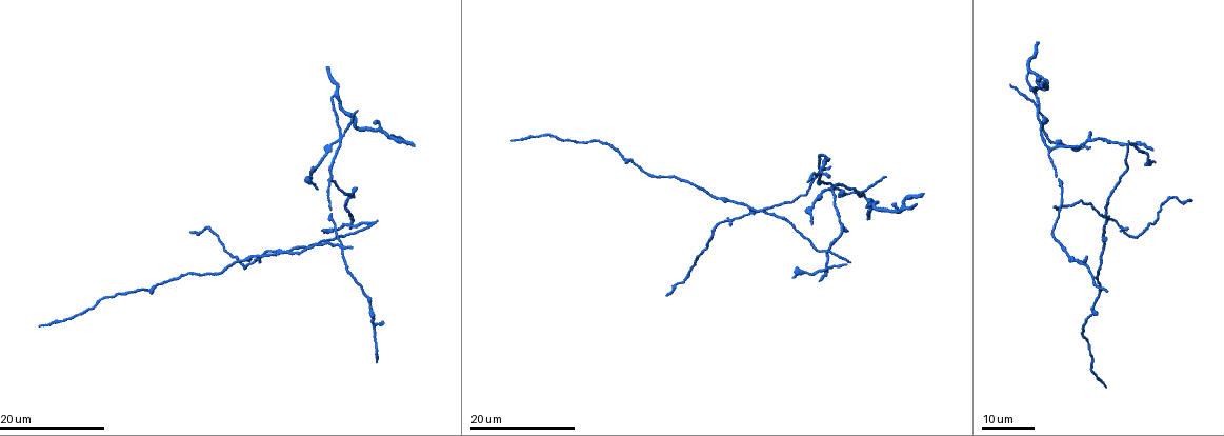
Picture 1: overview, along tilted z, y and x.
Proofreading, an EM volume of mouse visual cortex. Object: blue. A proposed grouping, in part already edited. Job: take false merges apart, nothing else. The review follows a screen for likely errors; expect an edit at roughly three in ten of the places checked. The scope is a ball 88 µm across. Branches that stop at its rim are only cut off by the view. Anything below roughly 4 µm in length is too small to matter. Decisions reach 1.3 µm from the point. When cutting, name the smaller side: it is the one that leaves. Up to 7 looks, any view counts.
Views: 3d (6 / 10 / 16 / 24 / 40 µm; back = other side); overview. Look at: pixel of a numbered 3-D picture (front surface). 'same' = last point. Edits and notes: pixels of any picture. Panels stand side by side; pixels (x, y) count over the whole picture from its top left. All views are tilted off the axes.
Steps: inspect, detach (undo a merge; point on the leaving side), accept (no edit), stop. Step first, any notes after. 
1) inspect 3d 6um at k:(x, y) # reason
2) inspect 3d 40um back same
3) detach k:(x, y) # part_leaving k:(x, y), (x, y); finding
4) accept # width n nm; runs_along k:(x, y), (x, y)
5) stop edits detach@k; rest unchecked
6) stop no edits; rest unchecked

inspect 3d 16um at 1:(350, 193) # three-way junction

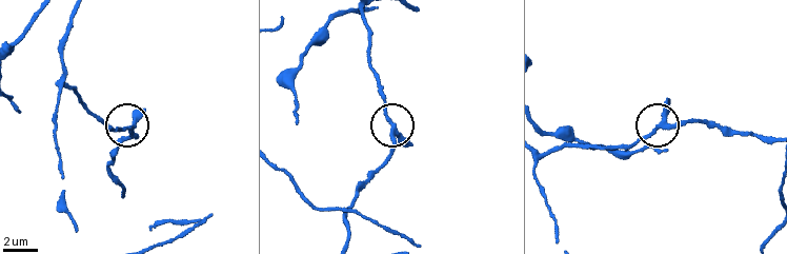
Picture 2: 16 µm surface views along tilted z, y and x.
inspect 3d 10um at 2:(125, 126) # zoom in

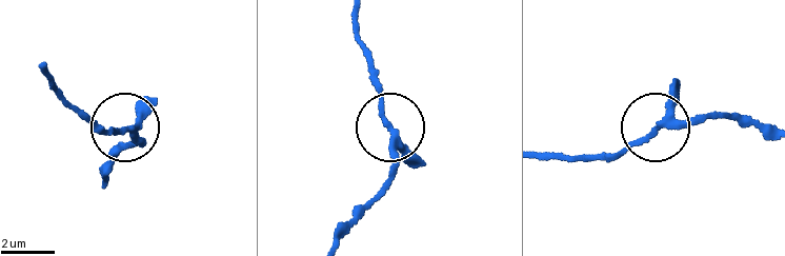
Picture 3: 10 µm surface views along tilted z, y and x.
accept # runs_along 3:(544, 154), (616, 156), (663, 125), (722, 115); continuous, no second neuron

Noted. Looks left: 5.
inspect 3d 16um at 1:(1062, 206) # looks like a crossing

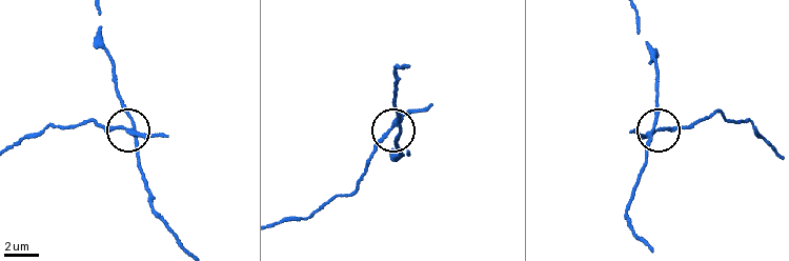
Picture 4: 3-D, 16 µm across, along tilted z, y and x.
inspect 3d 6um at 4:(400, 124)

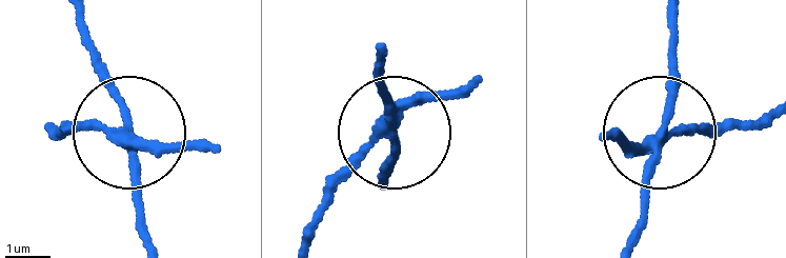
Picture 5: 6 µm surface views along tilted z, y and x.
detach 5:(188, 141) # part_leaving 5:(126, 136), (48, 131); two neurons meet here

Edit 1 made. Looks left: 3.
inspect 3d 16um at 1:(342, 134) # thin arm on a thick one

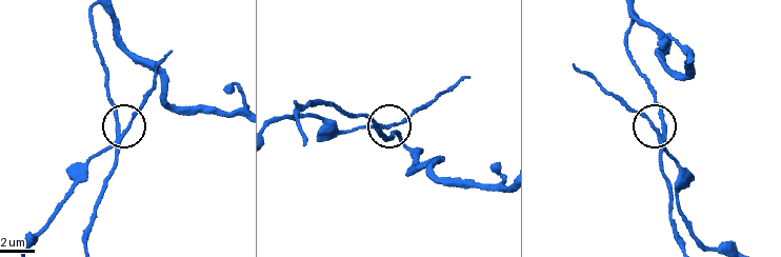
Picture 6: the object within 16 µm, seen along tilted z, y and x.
inspect 3d 6um at 6:(120, 133)

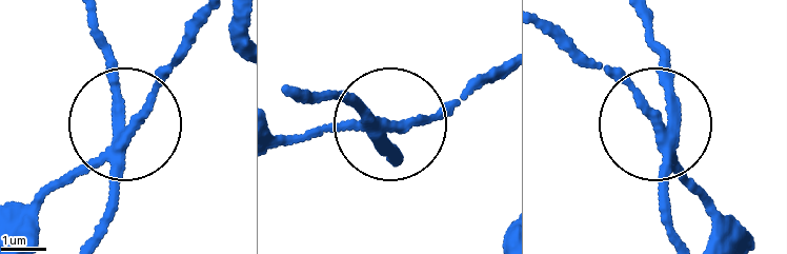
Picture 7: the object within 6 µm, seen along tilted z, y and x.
inspect 3d 6um back at 7:(128, 121) # from behind

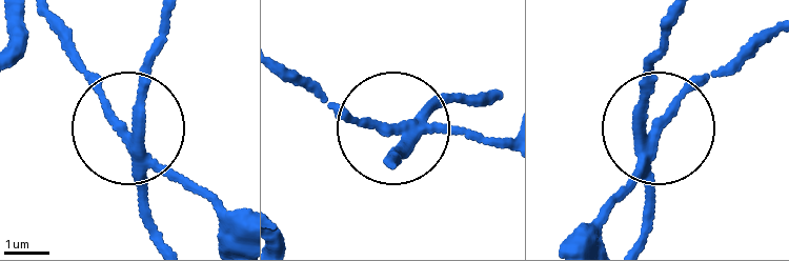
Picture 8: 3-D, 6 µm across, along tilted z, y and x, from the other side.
detach 8:(101, 99) # part_leaving 8:(141, 155), (198, 188), (218, 235); two neurons meet here

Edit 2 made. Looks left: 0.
stop edits detach@5, detach@8; rest unchecked

